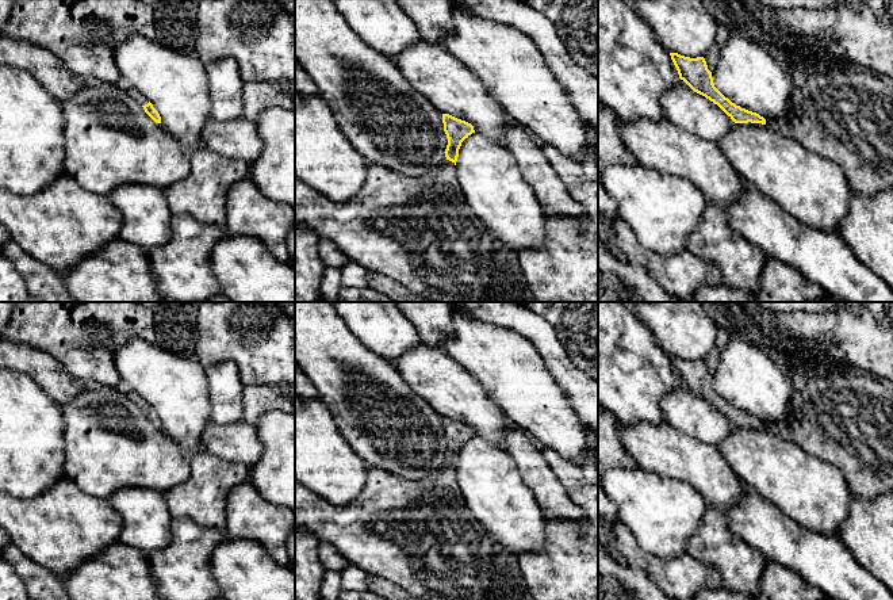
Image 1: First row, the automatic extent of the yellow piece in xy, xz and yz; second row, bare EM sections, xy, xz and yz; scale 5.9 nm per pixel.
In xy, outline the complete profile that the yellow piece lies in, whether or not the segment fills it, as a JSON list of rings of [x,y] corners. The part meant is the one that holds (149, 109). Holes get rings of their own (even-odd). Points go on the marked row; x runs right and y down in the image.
[[[127,87],[127,92],[135,99],[145,110],[145,112],[156,122],[161,123],[161,116],[158,111],[153,107],[153,104],[135,88]]]

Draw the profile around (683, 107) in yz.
[[[681,79],[659,96],[659,102],[667,121],[700,138],[712,142],[718,142],[733,125],[731,116],[728,116],[717,104],[694,92]]]

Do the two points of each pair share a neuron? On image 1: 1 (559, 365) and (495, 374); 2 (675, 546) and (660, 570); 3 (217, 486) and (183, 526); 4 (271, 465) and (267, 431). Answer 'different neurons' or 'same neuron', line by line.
1: different neurons
2: different neurons
3: different neurons
4: same neuron

